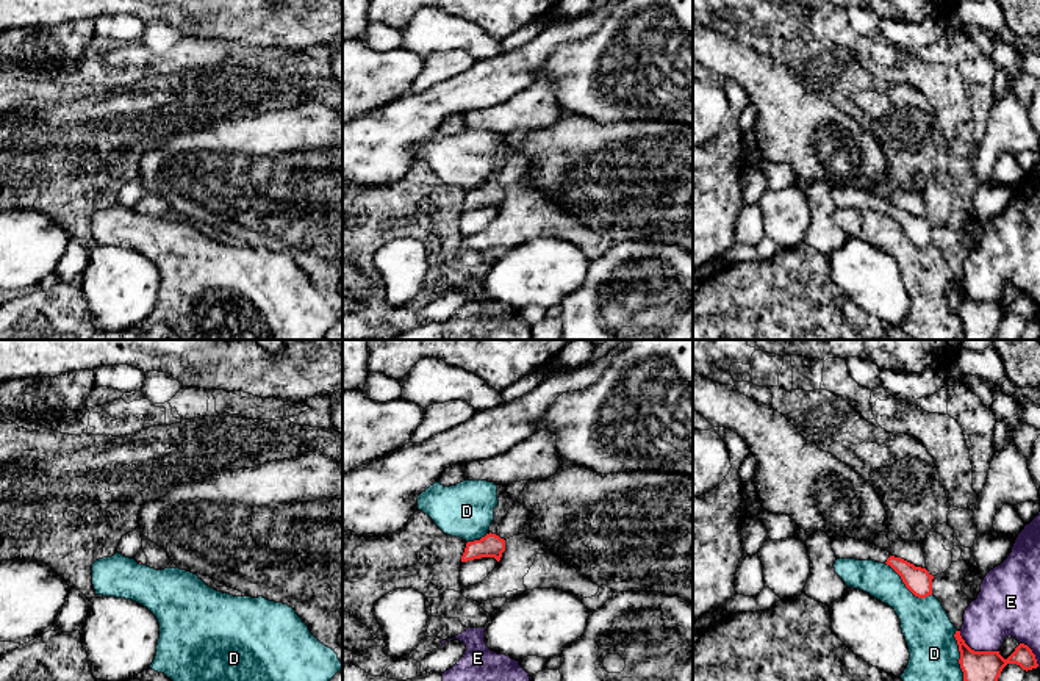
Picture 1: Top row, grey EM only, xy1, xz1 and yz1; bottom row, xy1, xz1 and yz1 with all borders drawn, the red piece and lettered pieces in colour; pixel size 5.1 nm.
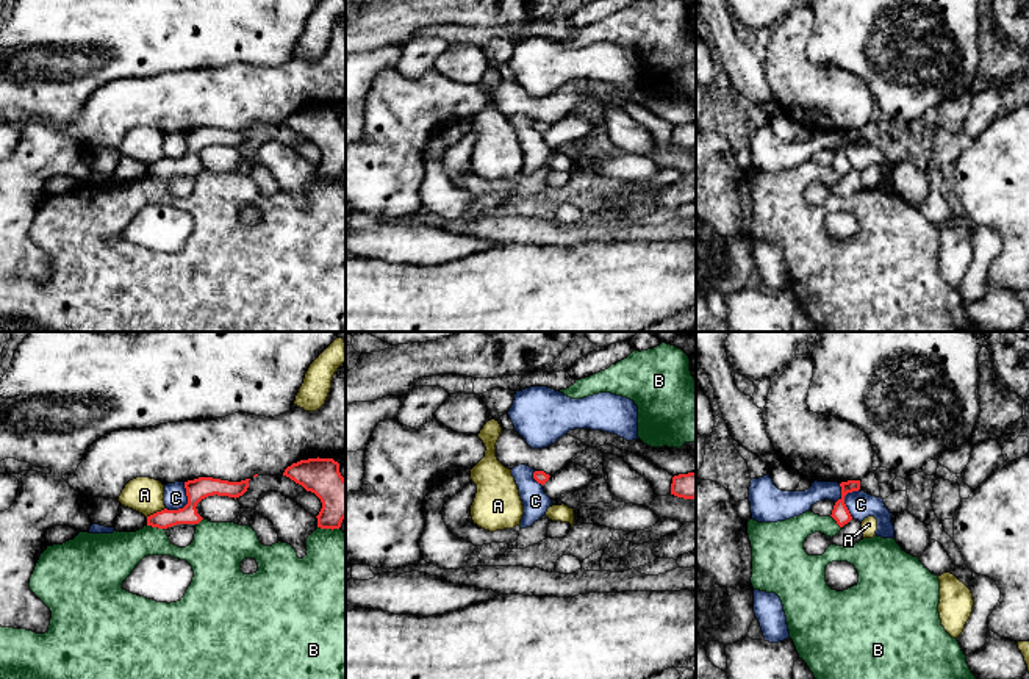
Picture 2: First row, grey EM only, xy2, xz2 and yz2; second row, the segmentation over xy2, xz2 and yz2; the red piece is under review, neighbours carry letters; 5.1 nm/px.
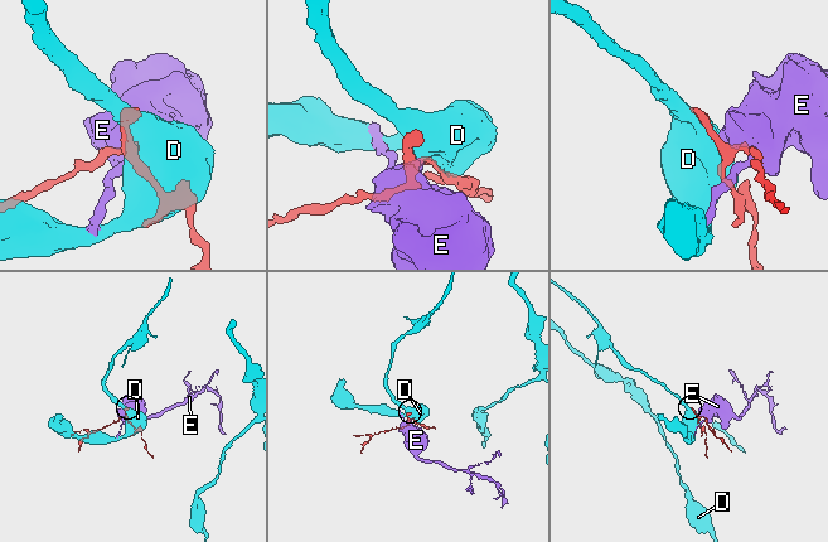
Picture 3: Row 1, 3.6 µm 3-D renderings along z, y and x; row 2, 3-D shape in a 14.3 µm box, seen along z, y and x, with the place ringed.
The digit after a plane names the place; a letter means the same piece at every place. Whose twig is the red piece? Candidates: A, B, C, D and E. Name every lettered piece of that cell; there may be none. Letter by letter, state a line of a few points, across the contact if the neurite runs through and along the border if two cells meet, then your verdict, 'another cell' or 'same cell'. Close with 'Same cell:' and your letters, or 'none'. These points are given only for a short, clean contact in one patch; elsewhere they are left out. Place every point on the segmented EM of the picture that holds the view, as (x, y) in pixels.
A: xy2 (164, 507), (146, 517) | another cell
B: another cell
C: yz2 (838, 484), (843, 502), (853, 517) | another cell
D: another cell
E: another cell
Same cell: none

